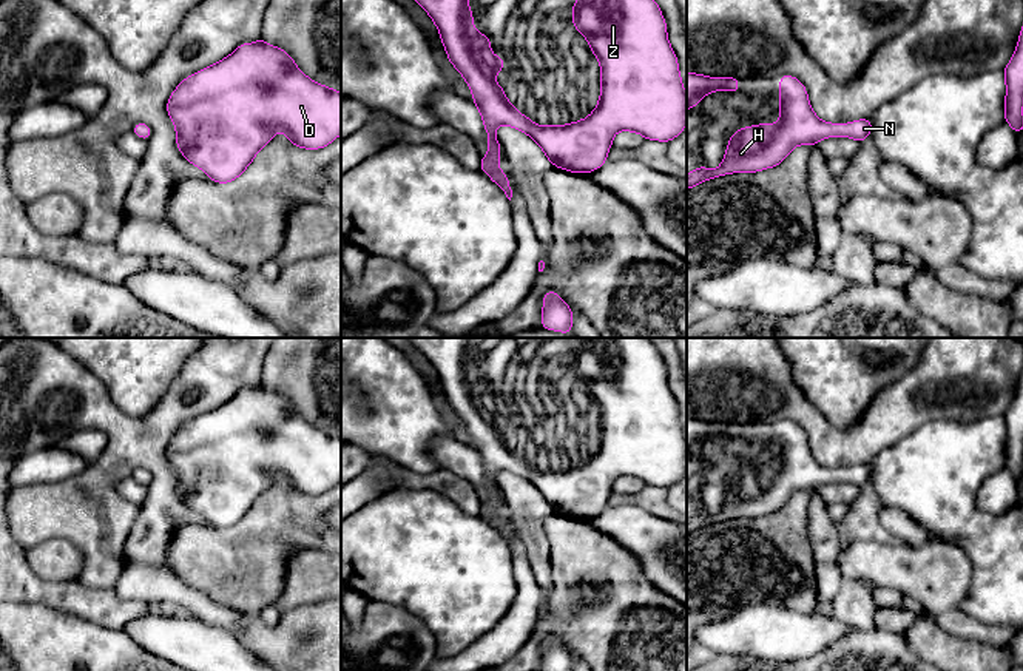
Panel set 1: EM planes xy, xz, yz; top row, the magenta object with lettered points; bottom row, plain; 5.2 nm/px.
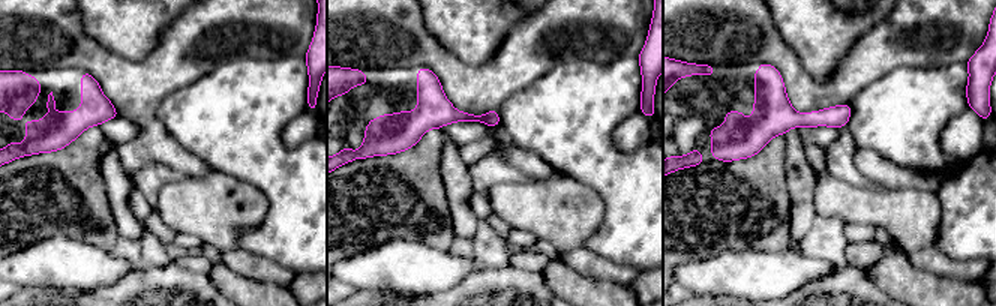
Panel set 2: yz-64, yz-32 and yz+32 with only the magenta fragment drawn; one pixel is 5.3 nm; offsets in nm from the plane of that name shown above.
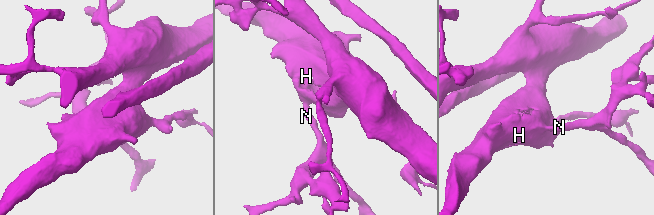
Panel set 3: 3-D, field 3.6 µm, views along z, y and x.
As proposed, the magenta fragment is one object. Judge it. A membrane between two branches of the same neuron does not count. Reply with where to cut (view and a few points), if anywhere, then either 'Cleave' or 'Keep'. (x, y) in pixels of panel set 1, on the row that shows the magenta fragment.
No split. Keep

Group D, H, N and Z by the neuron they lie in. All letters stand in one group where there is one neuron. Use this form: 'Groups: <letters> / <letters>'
Groups: D H N Z

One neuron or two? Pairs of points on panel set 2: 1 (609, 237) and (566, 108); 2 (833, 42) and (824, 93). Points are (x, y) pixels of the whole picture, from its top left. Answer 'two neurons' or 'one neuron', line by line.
1: one neuron
2: two neurons

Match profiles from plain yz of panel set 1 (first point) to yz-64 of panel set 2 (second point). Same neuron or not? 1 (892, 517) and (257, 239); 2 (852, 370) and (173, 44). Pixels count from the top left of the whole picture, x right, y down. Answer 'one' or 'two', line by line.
1: two
2: two

